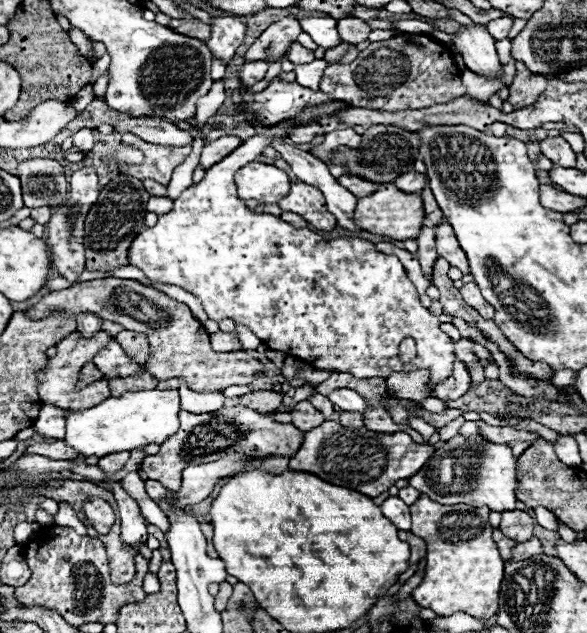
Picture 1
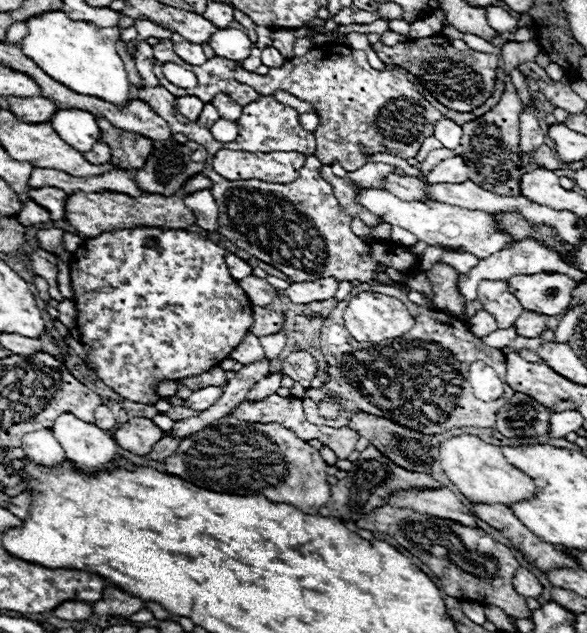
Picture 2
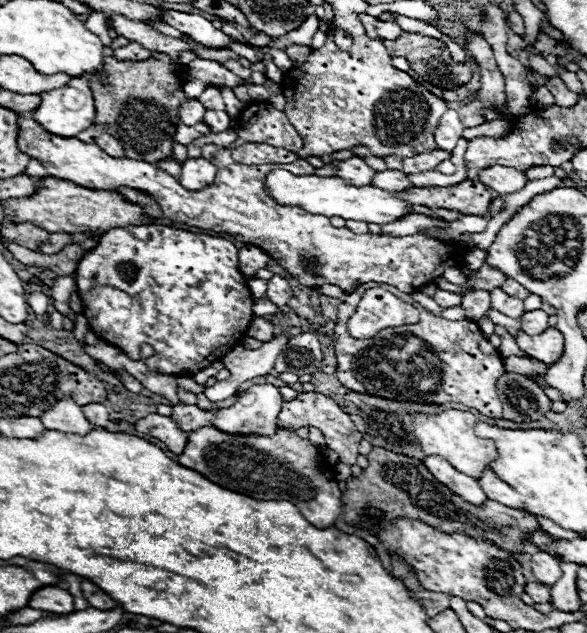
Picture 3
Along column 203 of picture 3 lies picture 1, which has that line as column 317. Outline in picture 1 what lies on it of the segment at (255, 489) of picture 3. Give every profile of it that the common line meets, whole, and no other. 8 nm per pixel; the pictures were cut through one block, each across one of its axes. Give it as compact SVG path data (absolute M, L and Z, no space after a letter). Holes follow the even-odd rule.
M326 420L318 428L306 432L306 442L302 442L300 450L290 458L290 470L310 472L330 484L376 498L390 486L394 486L396 480L416 474L432 454L434 448L430 444L416 444L404 432L374 434L366 428L348 430L334 420Z

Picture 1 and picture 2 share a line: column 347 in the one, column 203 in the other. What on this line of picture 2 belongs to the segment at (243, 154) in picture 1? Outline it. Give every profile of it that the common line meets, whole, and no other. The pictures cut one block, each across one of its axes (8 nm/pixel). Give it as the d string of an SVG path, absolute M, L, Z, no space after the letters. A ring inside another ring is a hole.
M180 96L180 98L176 100L176 108L178 108L178 112L180 112L182 116L186 116L186 118L192 120L192 122L196 122L196 120L198 120L198 114L200 114L202 108L204 108L204 102L202 102L200 98L196 98L196 96ZM142 226L142 228L122 228L114 232L102 232L96 238L84 240L84 244L74 252L74 258L70 262L70 278L72 278L72 288L74 288L74 304L78 310L76 328L80 330L84 350L88 352L88 358L92 362L92 372L122 398L128 398L132 402L142 402L142 404L154 404L158 400L158 394L154 392L154 384L162 380L180 380L180 378L198 376L218 366L224 358L228 358L230 352L242 342L242 338L248 334L252 326L252 304L246 292L230 276L224 256L226 256L224 248L188 230L164 230L164 228Z

